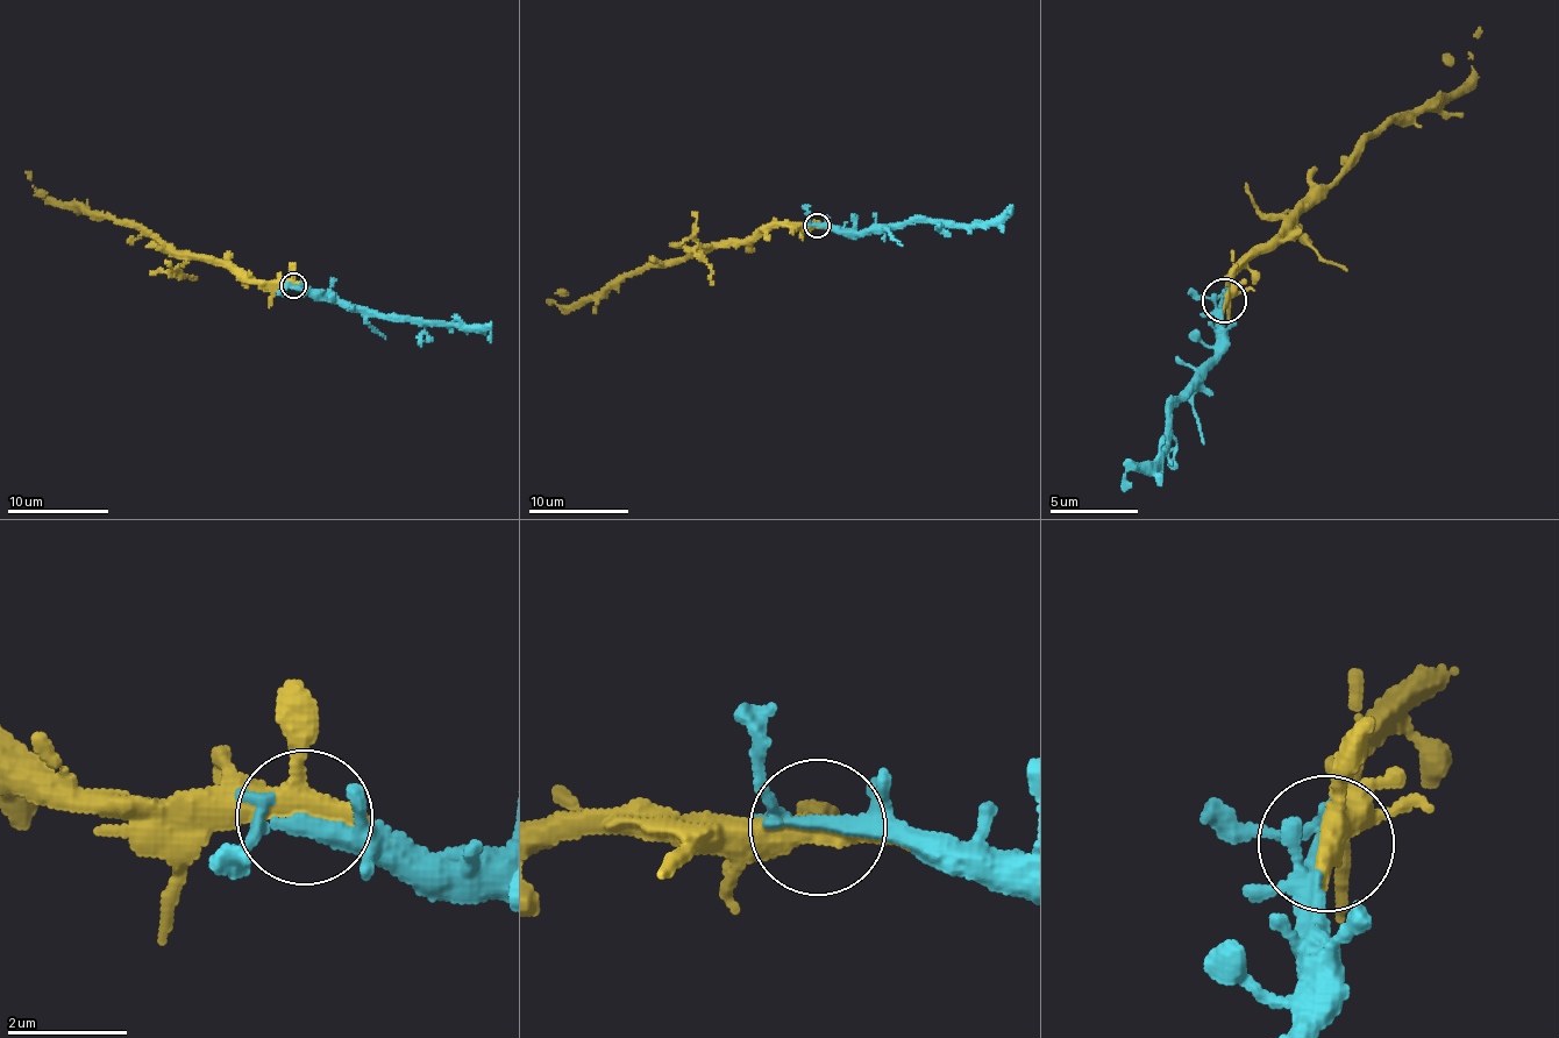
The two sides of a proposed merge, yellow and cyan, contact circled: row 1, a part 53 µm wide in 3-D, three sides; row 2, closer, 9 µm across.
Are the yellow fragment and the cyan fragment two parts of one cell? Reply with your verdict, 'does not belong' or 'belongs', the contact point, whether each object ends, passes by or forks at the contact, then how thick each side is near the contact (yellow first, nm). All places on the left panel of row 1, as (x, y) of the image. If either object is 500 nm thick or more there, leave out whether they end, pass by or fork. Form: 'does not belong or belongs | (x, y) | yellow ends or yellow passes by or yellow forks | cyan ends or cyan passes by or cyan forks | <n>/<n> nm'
belongs | (293, 285) | yellow forks | cyan forks | 360/200 nm

